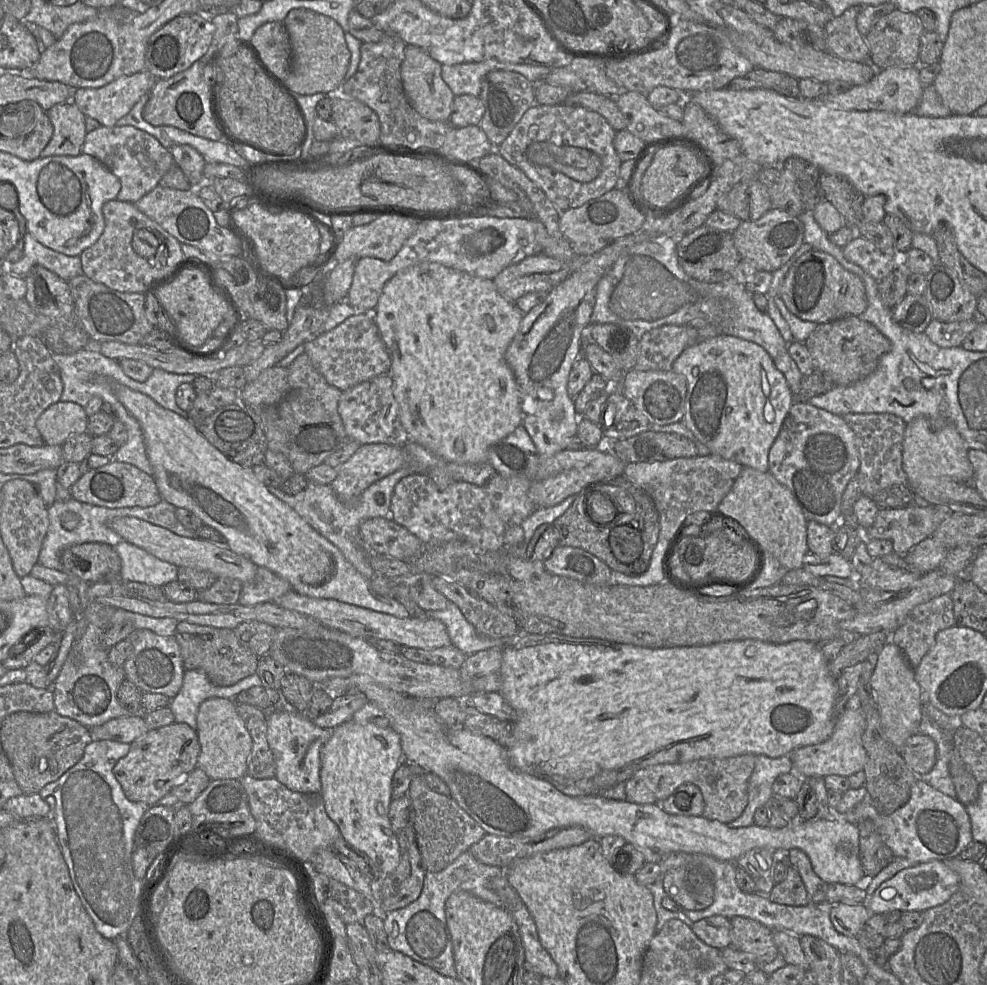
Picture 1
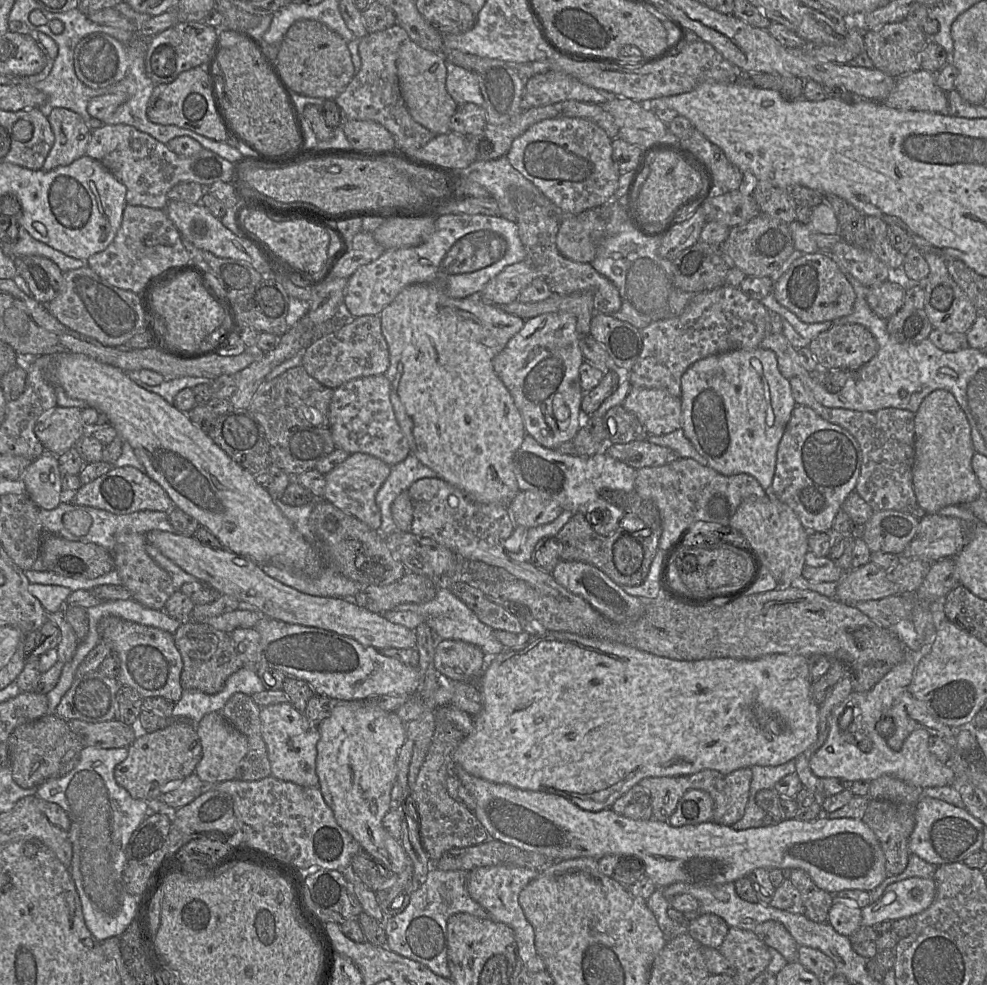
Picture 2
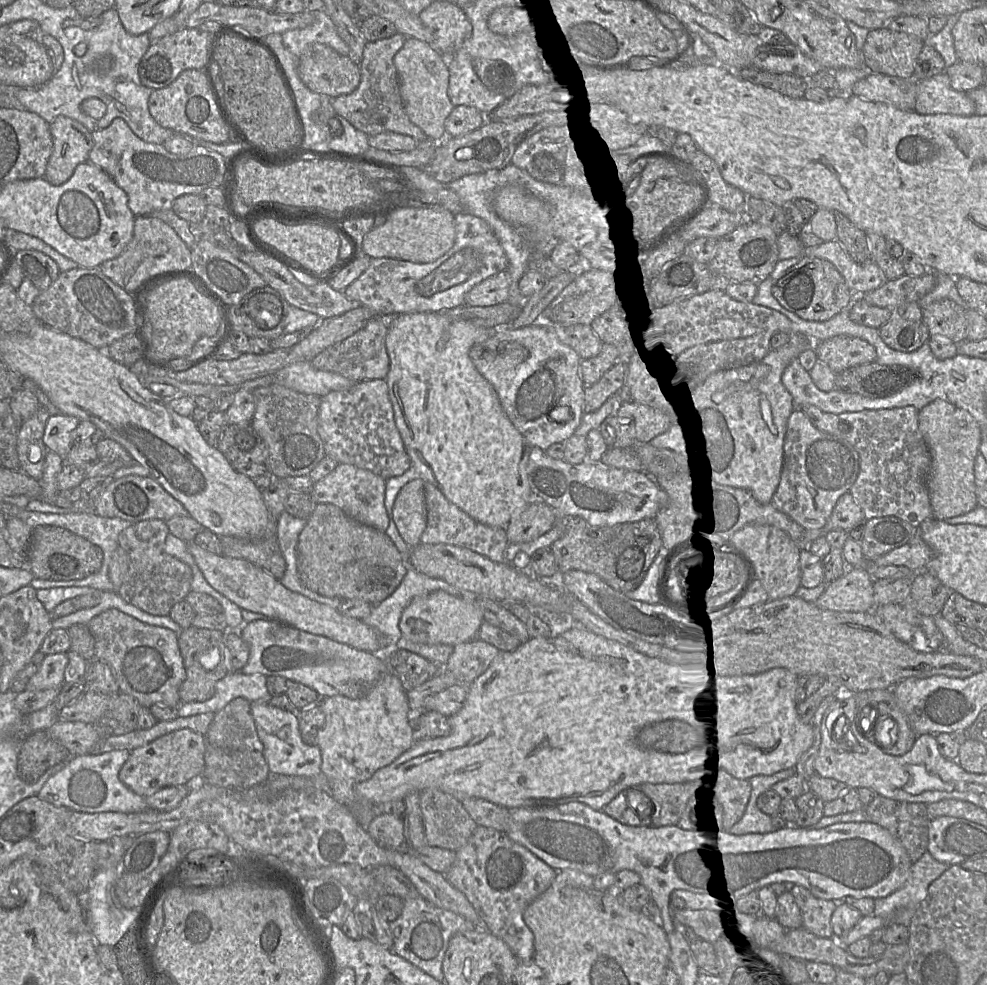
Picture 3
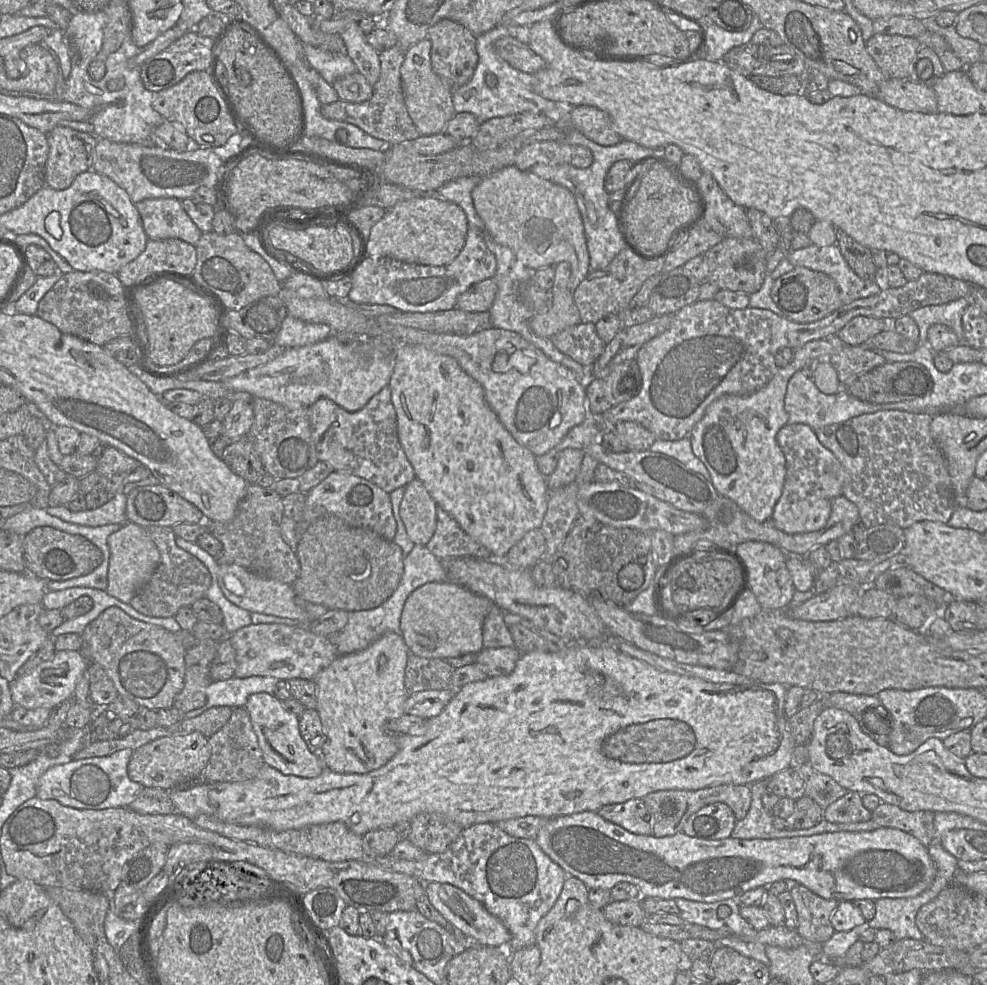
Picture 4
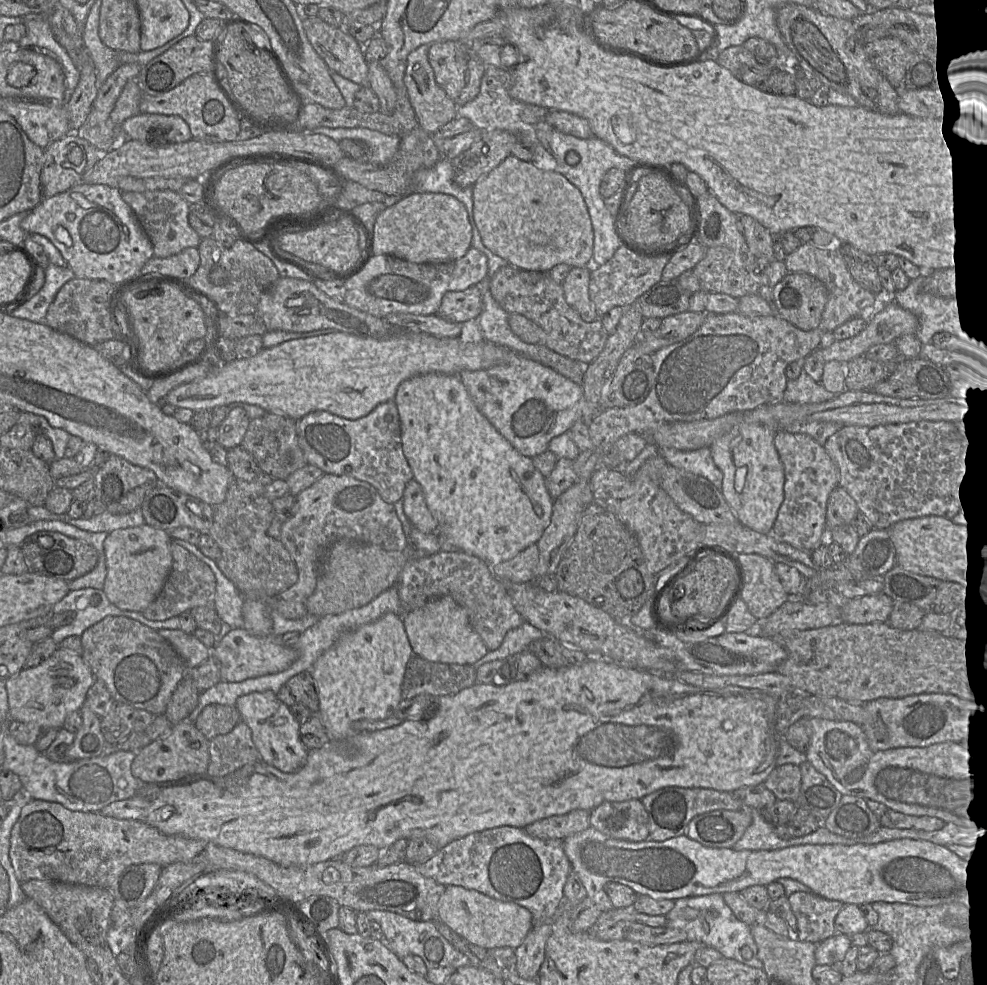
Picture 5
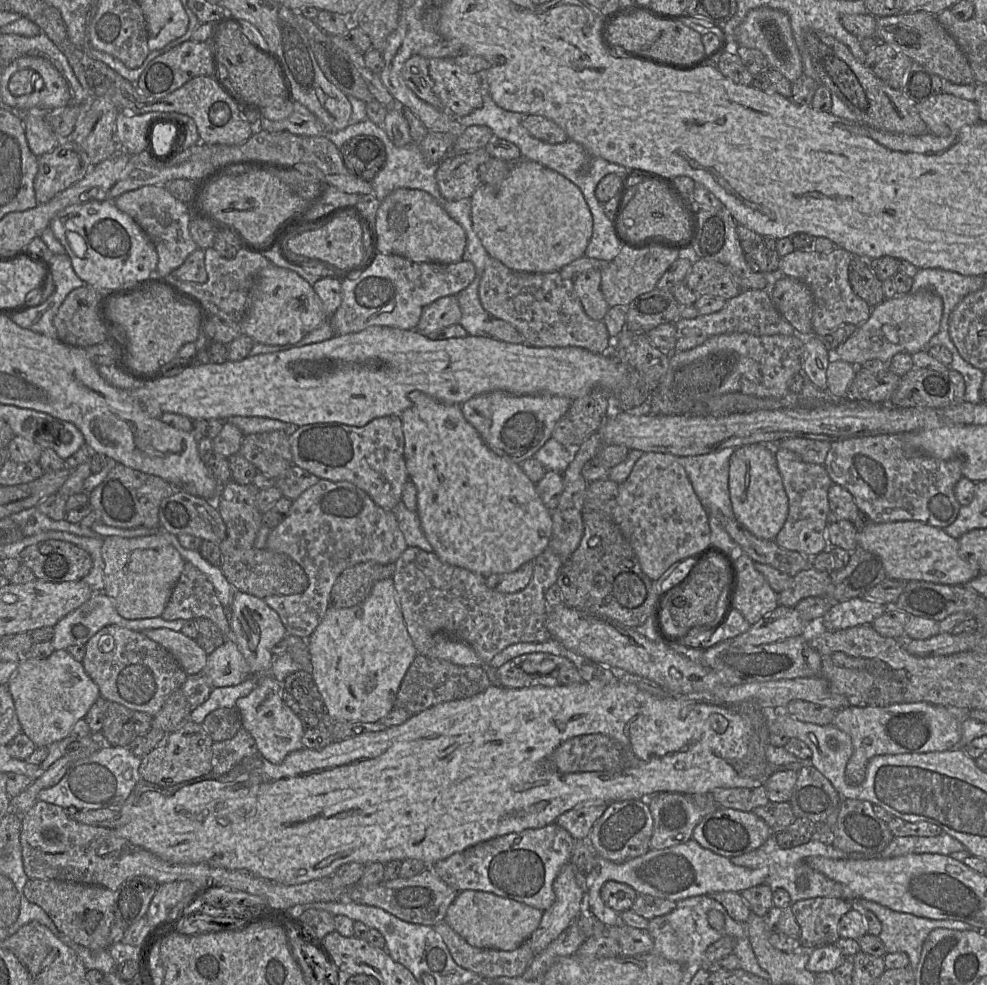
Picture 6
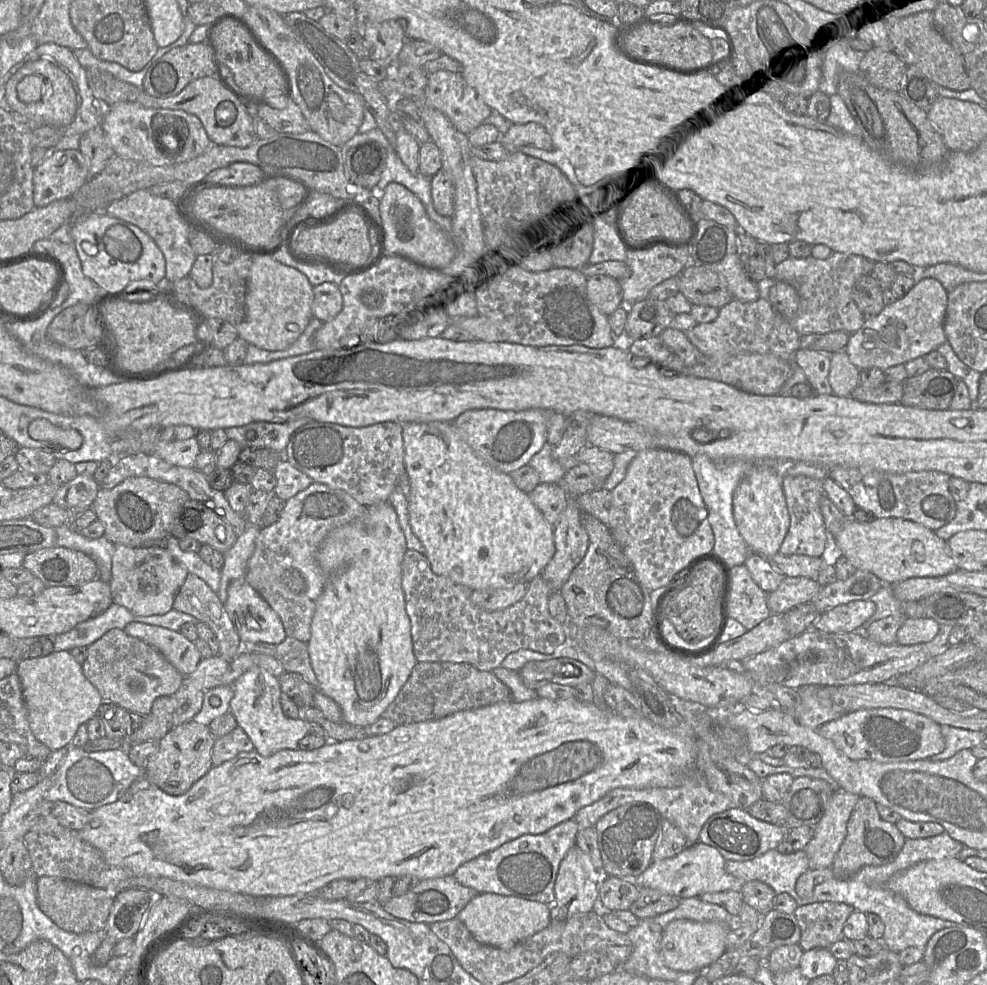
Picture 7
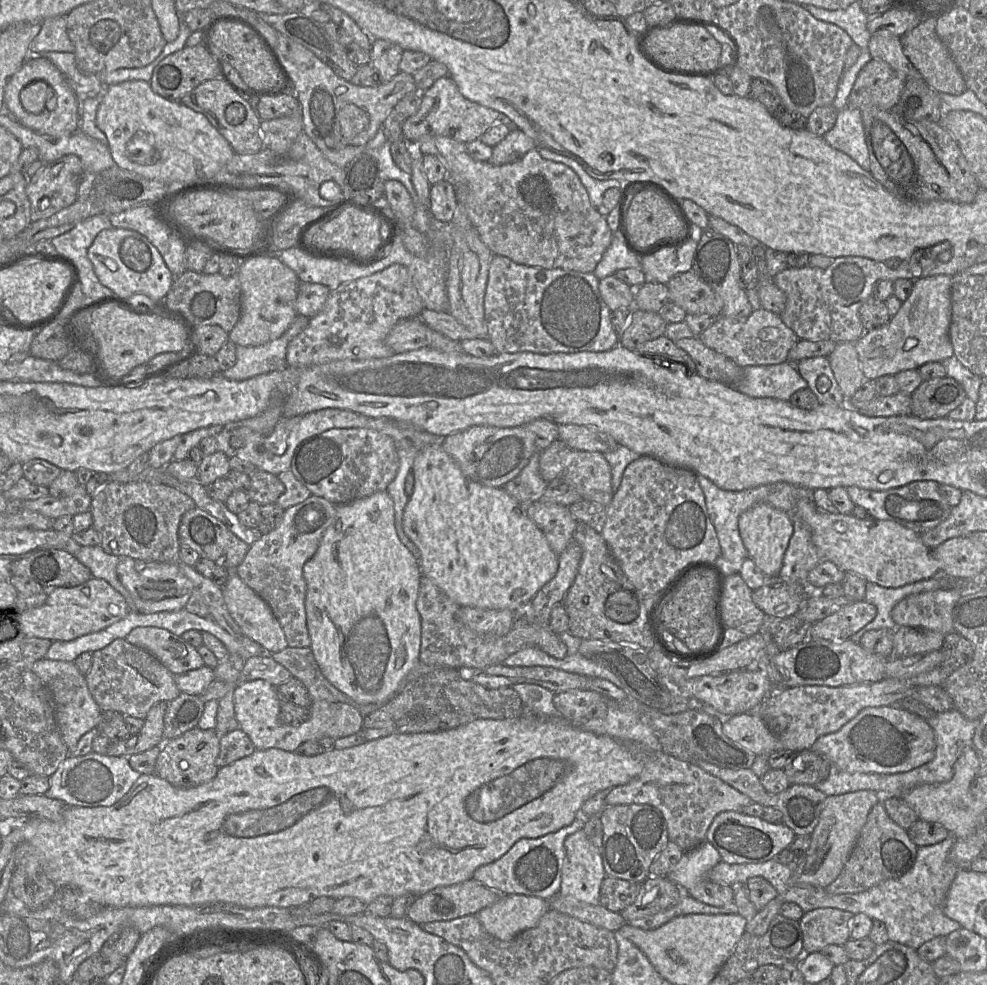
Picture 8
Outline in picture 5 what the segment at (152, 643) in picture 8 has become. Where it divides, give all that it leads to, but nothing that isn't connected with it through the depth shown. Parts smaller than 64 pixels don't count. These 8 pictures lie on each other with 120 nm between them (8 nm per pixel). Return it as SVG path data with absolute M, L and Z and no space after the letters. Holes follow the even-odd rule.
M160 629L158 633L173 646L188 668L197 668L212 653L194 634L181 629Z

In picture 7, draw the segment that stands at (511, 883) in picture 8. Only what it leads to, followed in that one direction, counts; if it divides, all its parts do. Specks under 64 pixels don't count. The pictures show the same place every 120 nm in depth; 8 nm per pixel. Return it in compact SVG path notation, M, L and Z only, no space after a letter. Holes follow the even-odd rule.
M575 819L561 822L539 835L526 834L506 842L457 868L453 877L463 886L481 893L514 896L552 906L554 886L561 861L575 845L579 825Z

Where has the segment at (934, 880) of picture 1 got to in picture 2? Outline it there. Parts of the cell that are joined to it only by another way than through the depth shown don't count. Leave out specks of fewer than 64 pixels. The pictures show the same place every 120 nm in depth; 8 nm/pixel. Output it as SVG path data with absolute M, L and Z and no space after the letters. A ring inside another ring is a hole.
M912 877L888 885L877 902L862 908L861 926L896 921L916 916L934 900L936 885L932 878Z

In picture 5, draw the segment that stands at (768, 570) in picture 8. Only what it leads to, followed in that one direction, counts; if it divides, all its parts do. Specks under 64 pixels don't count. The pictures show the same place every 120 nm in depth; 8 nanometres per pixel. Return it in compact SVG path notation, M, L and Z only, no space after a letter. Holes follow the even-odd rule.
M747 424L718 438L709 447L715 465L723 474L721 493L743 526L772 534L784 500L784 467L774 446L777 431L763 424Z

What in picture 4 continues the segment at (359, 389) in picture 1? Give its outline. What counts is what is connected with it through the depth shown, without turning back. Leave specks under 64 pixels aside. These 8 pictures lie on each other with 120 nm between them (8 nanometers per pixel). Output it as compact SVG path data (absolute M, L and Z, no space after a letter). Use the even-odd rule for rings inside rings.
M389 386L375 394L360 410L349 412L328 398L320 398L307 408L311 438L319 461L325 462L334 471L352 474L364 478L386 493L405 487L416 478L414 469L408 461L397 433L396 412L391 401Z

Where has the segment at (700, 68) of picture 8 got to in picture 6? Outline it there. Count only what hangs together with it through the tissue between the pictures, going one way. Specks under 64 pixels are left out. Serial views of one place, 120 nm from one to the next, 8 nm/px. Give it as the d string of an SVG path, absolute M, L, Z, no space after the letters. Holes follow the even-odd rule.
M634 11L626 16L614 19L606 29L609 44L622 48L626 54L642 54L663 60L673 61L682 65L695 66L706 55L702 35L681 22L659 20L643 11Z

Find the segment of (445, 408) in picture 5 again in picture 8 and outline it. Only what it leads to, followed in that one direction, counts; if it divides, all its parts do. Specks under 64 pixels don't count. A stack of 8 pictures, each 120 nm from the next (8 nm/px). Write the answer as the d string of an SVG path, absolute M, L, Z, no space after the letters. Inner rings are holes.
M434 445L420 451L414 459L412 471L414 488L403 513L403 530L409 539L419 548L419 565L422 575L429 577L445 594L460 607L471 606L485 609L509 609L523 611L538 591L557 573L558 555L551 548L543 531L527 515L526 506L510 496L503 487L487 487L468 479L454 459L440 445Z

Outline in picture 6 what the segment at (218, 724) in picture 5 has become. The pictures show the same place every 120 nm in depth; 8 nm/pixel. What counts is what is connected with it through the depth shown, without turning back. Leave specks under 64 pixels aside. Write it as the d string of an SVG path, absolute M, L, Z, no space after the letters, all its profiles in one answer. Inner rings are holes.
M222 707L210 712L202 725L214 742L220 742L233 738L242 728L242 720L235 707Z

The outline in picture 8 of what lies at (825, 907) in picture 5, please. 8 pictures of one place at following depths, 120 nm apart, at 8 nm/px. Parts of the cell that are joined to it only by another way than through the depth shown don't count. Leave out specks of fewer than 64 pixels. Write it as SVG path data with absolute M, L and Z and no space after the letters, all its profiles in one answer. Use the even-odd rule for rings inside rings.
M816 908L799 920L804 953L820 952L828 945L844 945L850 939L852 913L836 908Z

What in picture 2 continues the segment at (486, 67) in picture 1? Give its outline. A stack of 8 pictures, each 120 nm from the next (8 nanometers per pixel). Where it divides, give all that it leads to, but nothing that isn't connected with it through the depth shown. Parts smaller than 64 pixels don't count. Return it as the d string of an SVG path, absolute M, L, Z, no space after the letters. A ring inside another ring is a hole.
M446 62L446 68L446 89L457 105L474 103L483 106L484 98L477 78L468 70L451 62Z

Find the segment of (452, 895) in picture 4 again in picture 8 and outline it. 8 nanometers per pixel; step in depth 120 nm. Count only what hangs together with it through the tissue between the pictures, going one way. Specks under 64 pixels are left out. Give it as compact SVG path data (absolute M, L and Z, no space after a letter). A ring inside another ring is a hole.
M503 895L475 916L491 936L510 941L524 930L534 928L548 910L548 901L539 897Z

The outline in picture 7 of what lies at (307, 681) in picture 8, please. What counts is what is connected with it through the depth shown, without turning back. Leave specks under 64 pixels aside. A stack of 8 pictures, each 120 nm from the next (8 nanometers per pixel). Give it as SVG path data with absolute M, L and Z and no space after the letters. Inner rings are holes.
M287 636L276 647L275 657L281 662L285 672L301 674L315 689L319 682L311 665L307 643Z

